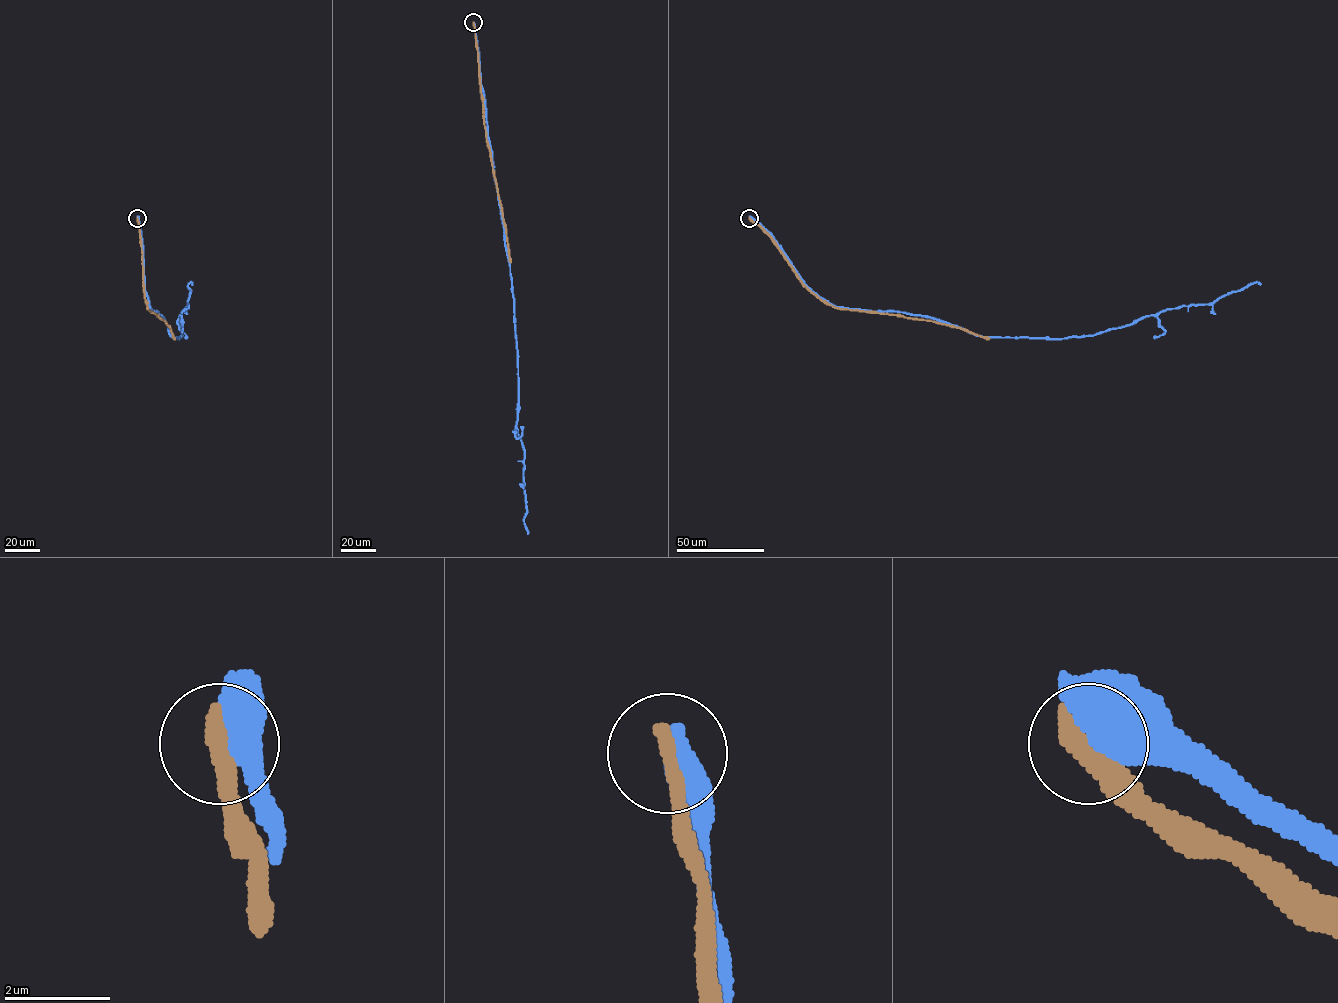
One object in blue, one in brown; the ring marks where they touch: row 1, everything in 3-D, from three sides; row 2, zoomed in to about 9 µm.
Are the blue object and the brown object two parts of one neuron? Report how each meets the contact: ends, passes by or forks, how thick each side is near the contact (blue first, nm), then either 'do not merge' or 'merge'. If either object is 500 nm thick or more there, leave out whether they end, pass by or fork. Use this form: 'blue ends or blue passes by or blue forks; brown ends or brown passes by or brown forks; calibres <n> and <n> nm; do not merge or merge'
calibres 700 and 440 nm; do not merge

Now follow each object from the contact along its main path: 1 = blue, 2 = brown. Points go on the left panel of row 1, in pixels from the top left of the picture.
1: (137, 218), (146, 294), (171, 337), (182, 336), (180, 315), (189, 306), (188, 285), (192, 284)
2: (137, 218), (147, 309), (167, 323), (175, 339)

